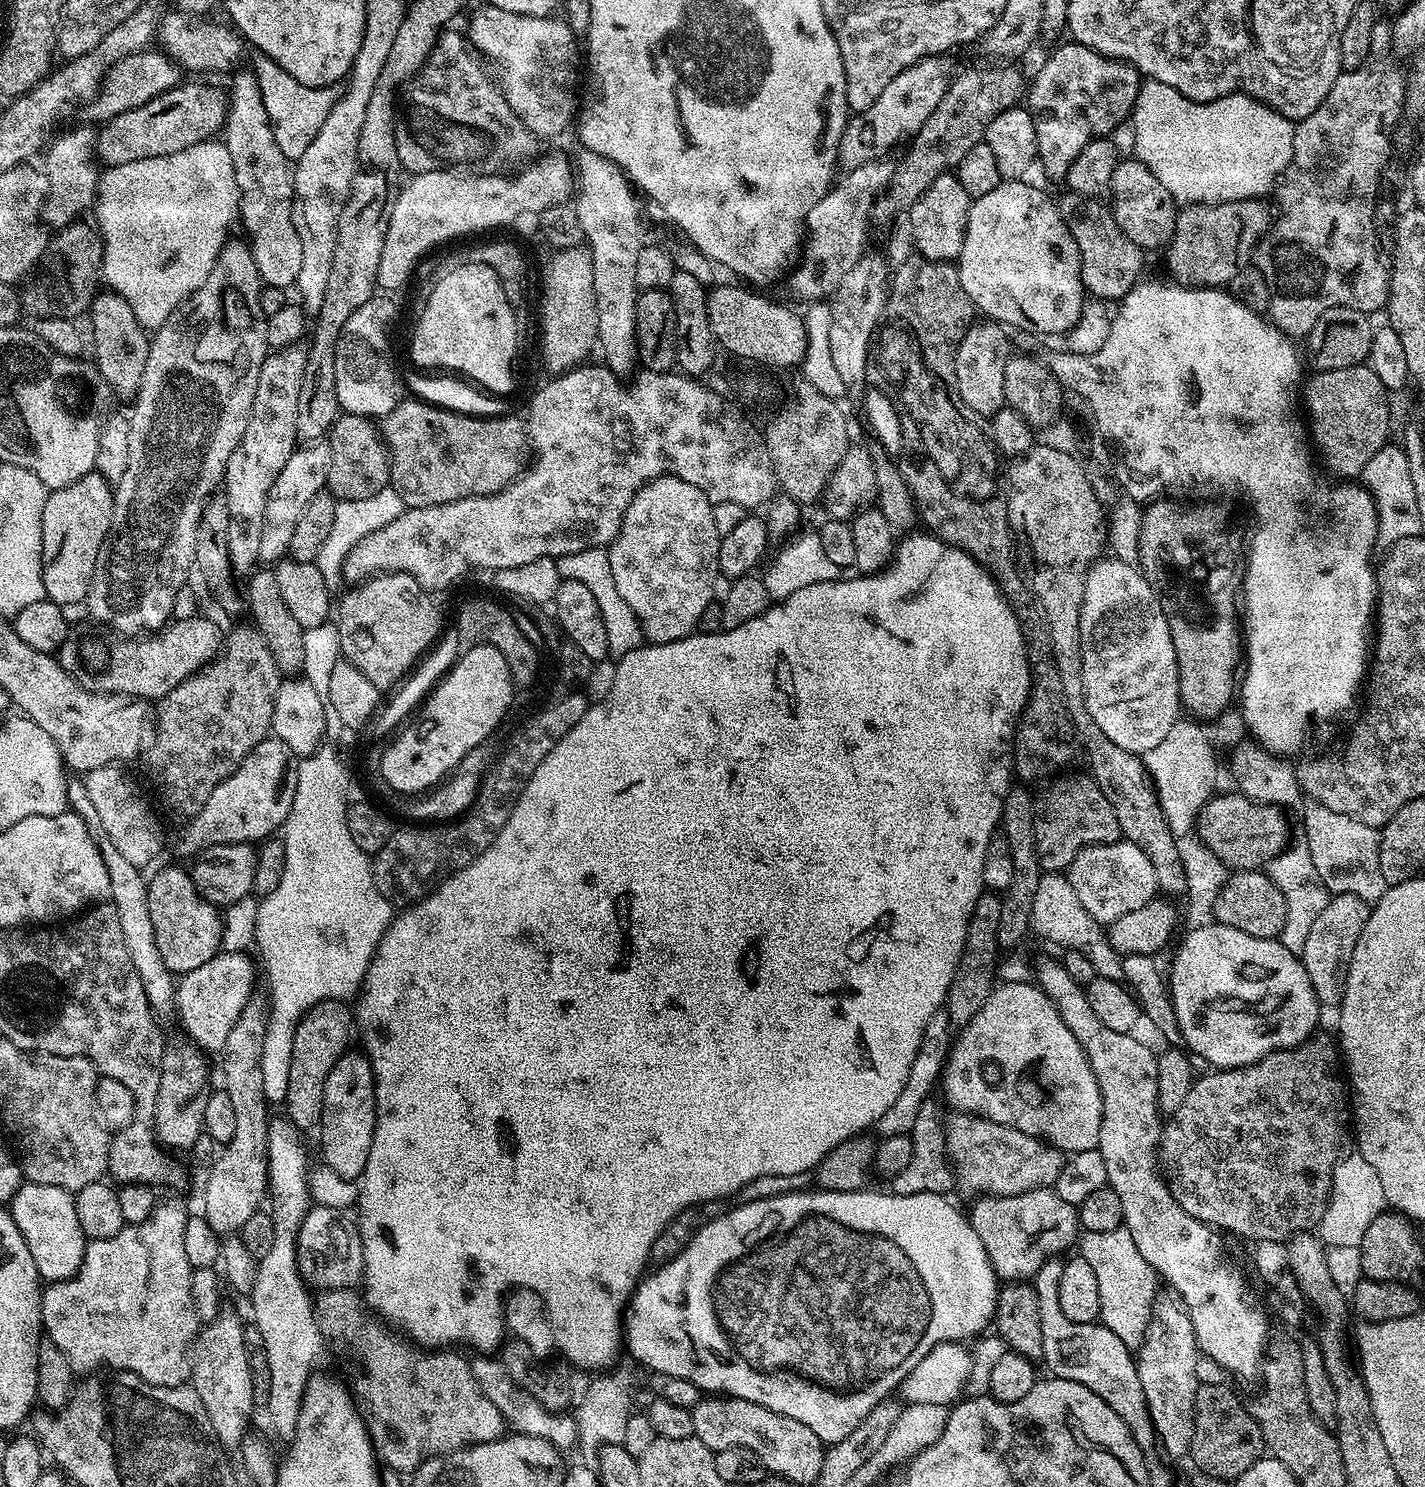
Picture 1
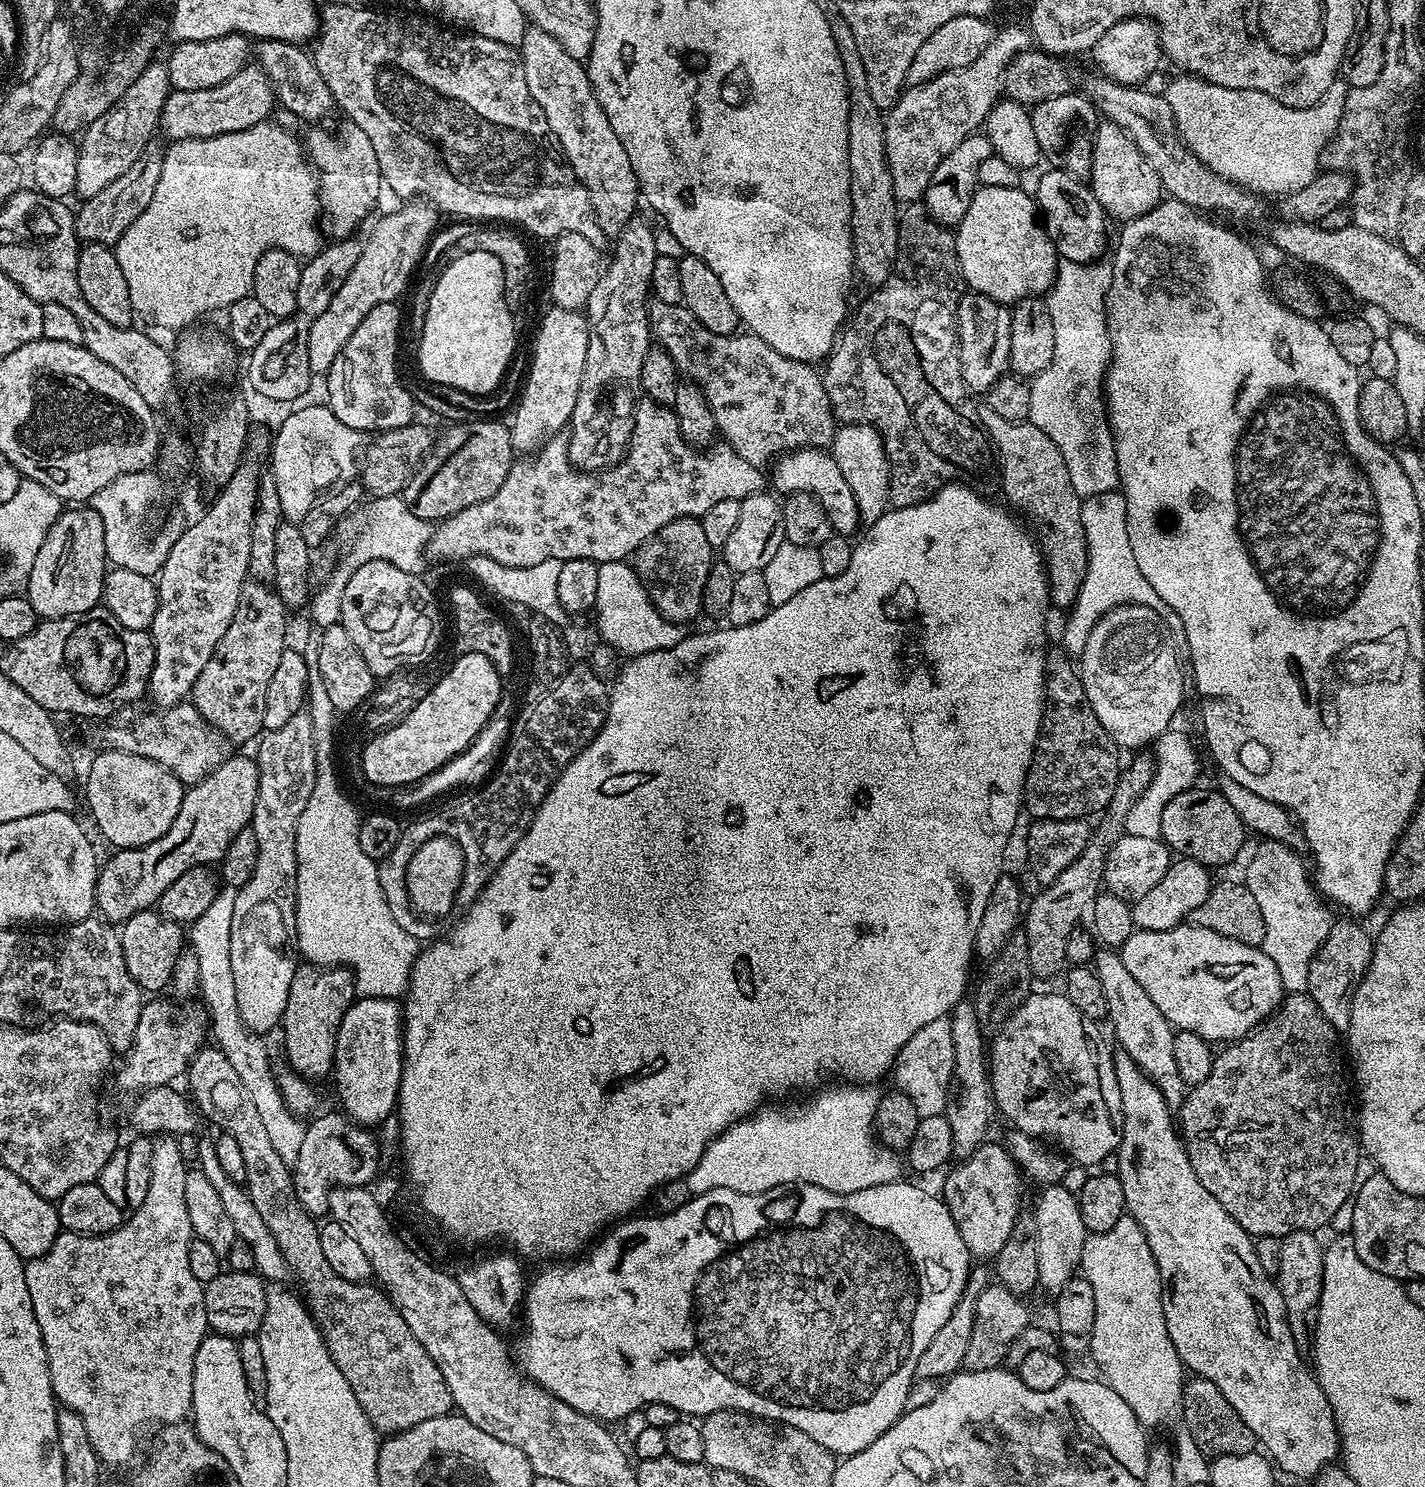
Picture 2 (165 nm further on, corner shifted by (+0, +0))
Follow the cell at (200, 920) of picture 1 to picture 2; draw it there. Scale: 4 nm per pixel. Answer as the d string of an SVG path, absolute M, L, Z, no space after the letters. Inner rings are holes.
M149 910L134 914L125 920L119 934L122 958L126 958L126 970L130 970L130 978L134 978L134 982L138 982L138 986L145 993L163 993L163 988L167 989L171 985L172 971L180 953L185 951L185 929L170 918L166 918L160 911Z

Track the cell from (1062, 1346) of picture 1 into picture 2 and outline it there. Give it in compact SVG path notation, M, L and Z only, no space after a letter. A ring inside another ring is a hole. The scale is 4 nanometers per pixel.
M1063 1183L1049 1184L1036 1200L1036 1232L1034 1239L1038 1250L1038 1274L1036 1275L1039 1287L1045 1288L1049 1294L1055 1294L1066 1286L1077 1275L1082 1246L1089 1237L1084 1229L1080 1202L1075 1191L1064 1188Z

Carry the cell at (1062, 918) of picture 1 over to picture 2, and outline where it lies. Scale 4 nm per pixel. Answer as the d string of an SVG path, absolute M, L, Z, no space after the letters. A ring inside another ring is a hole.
M1097 951L1094 971L1102 982L1102 990L1106 990L1109 994L1120 992L1120 1004L1109 1003L1107 1014L1107 1019L1112 1020L1112 1028L1116 1031L1119 1047L1130 1054L1130 1058L1134 1058L1134 1062L1138 1062L1140 1069L1152 1079L1154 1086L1158 1086L1158 1090L1162 1090L1169 1108L1179 1109L1180 1105L1184 1103L1186 1085L1182 1082L1182 1074L1178 1074L1178 1062L1174 1058L1176 1032L1172 1023L1164 1017L1162 1010L1158 1010L1158 1006L1154 1006L1150 994L1146 994L1146 990L1142 990L1142 986L1138 986L1138 982L1130 974L1130 970L1126 970L1122 966L1119 951Z

